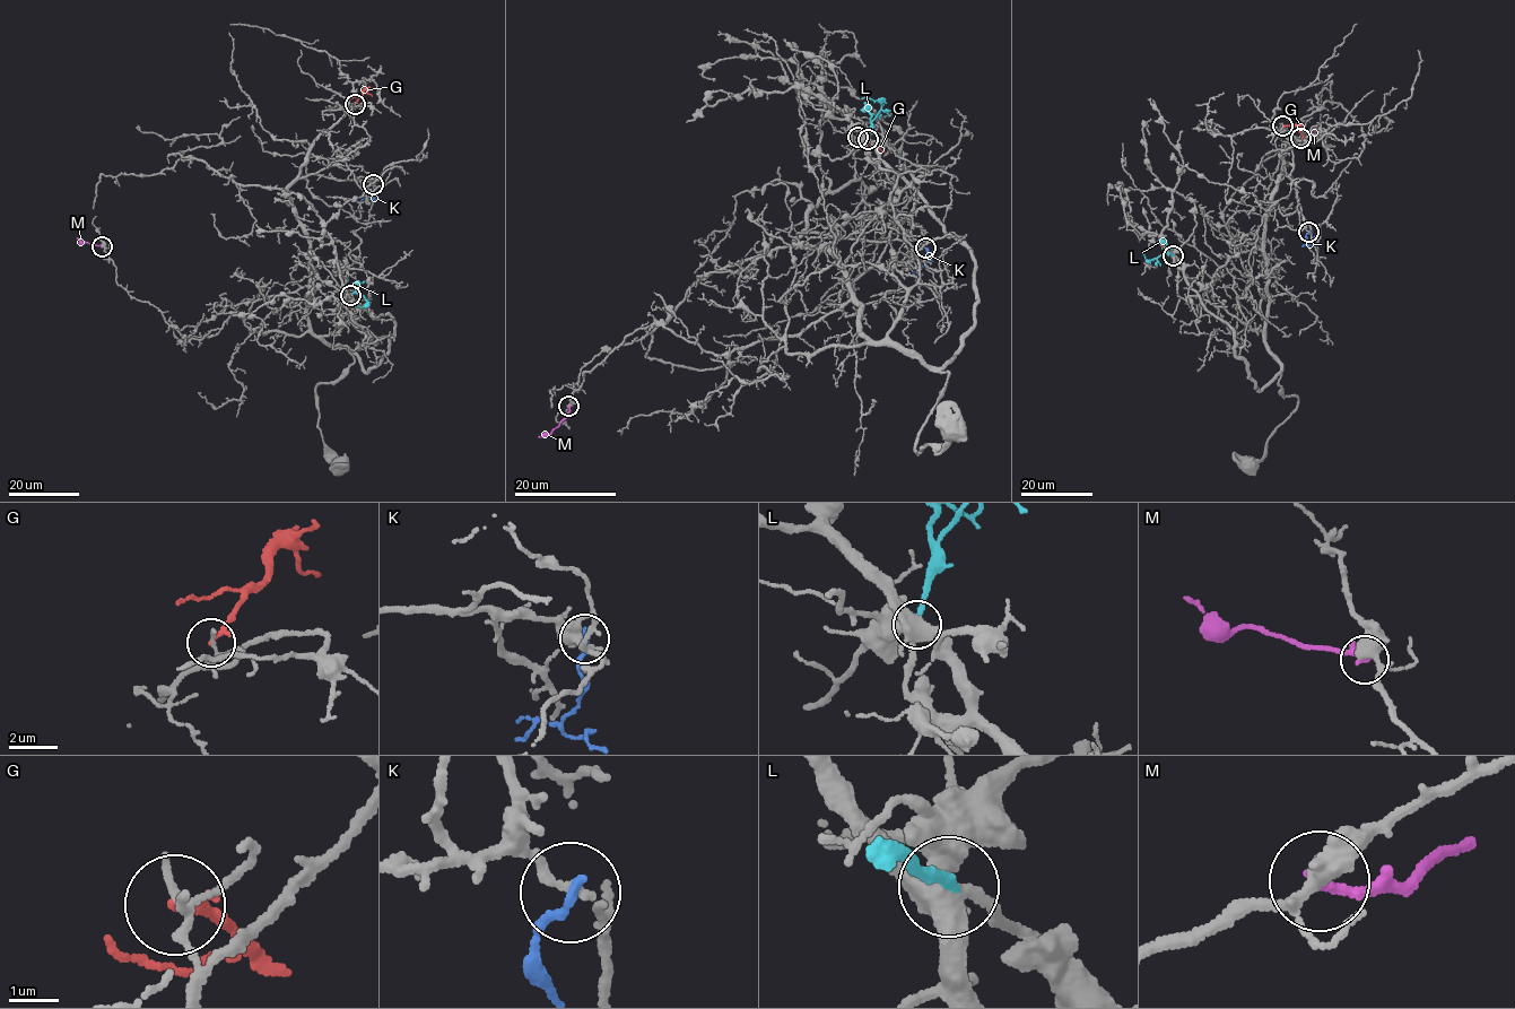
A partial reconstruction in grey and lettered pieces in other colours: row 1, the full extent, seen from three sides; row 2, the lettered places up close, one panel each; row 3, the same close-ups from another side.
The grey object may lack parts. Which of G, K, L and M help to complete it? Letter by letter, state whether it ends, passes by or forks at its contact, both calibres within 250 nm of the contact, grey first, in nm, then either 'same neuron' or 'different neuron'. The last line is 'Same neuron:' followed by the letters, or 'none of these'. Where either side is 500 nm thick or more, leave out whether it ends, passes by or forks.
G: it ends there; 110 nm thick on the grey side, 200 nm on the other; different neuron
K: it ends there; 220 nm thick on the grey side, 190 nm on the other; different neuron
L: it ends there; 480 nm thick on the grey side, 240 nm on the other; same neuron
M: it ends there; 360 nm thick on the grey side, 220 nm on the other; different neuron
Same neuron: L

